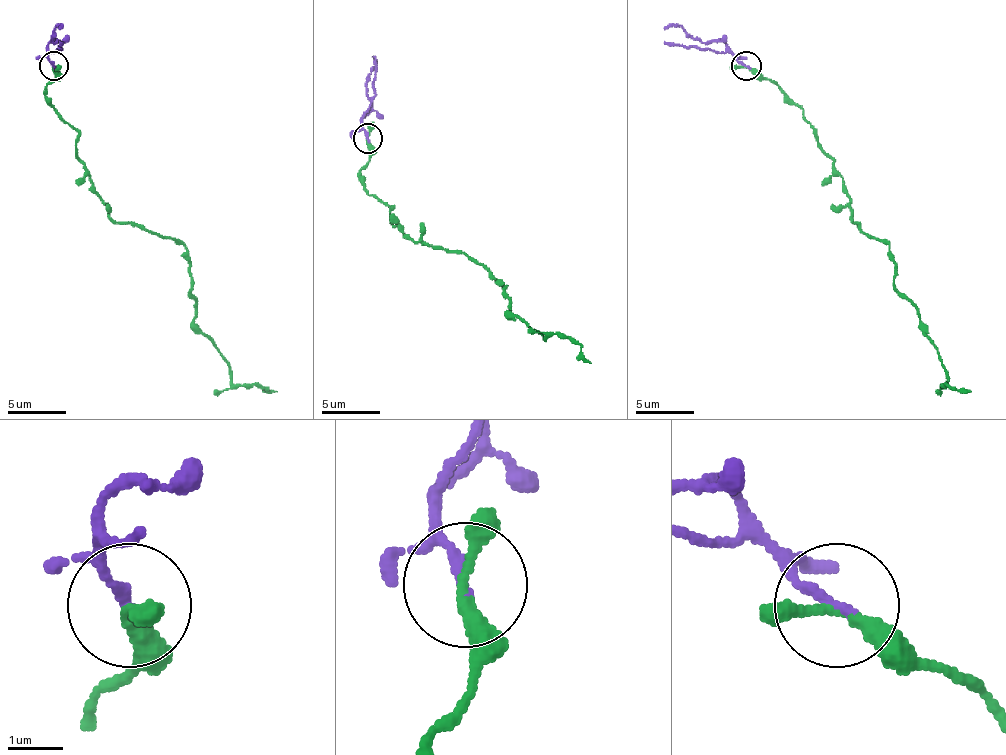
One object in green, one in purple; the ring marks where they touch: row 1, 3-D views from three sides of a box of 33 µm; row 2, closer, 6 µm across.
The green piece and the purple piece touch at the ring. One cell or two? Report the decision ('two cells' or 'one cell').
one cell

